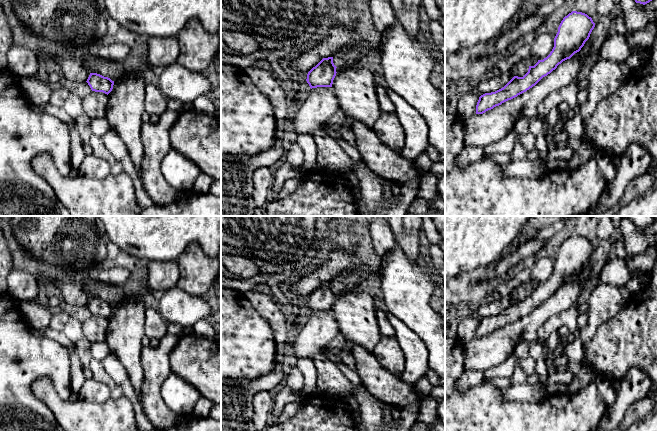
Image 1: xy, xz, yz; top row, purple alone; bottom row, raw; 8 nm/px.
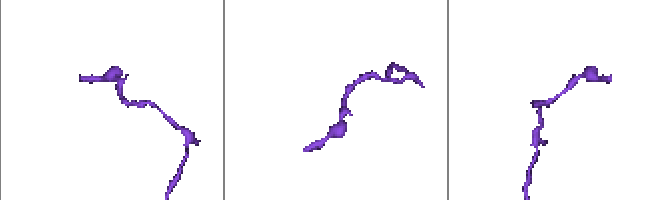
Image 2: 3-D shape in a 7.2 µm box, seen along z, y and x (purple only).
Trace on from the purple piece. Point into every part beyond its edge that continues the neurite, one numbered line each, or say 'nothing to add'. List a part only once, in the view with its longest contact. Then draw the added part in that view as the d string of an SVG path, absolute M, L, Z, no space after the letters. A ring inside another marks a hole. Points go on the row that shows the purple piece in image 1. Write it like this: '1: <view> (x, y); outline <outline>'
nothing to add

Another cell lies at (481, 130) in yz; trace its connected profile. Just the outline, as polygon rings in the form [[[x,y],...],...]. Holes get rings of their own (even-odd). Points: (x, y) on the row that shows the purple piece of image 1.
[[[625,35],[608,36],[599,51],[588,60],[567,59],[535,86],[517,97],[464,121],[464,147],[486,146],[506,137],[519,117],[534,116],[539,104],[551,93],[583,77],[589,66],[604,60],[620,64],[630,54]]]

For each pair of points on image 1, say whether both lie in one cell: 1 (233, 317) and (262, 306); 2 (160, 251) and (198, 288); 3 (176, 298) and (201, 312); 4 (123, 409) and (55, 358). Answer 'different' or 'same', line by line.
1: different
2: different
3: same
4: different

